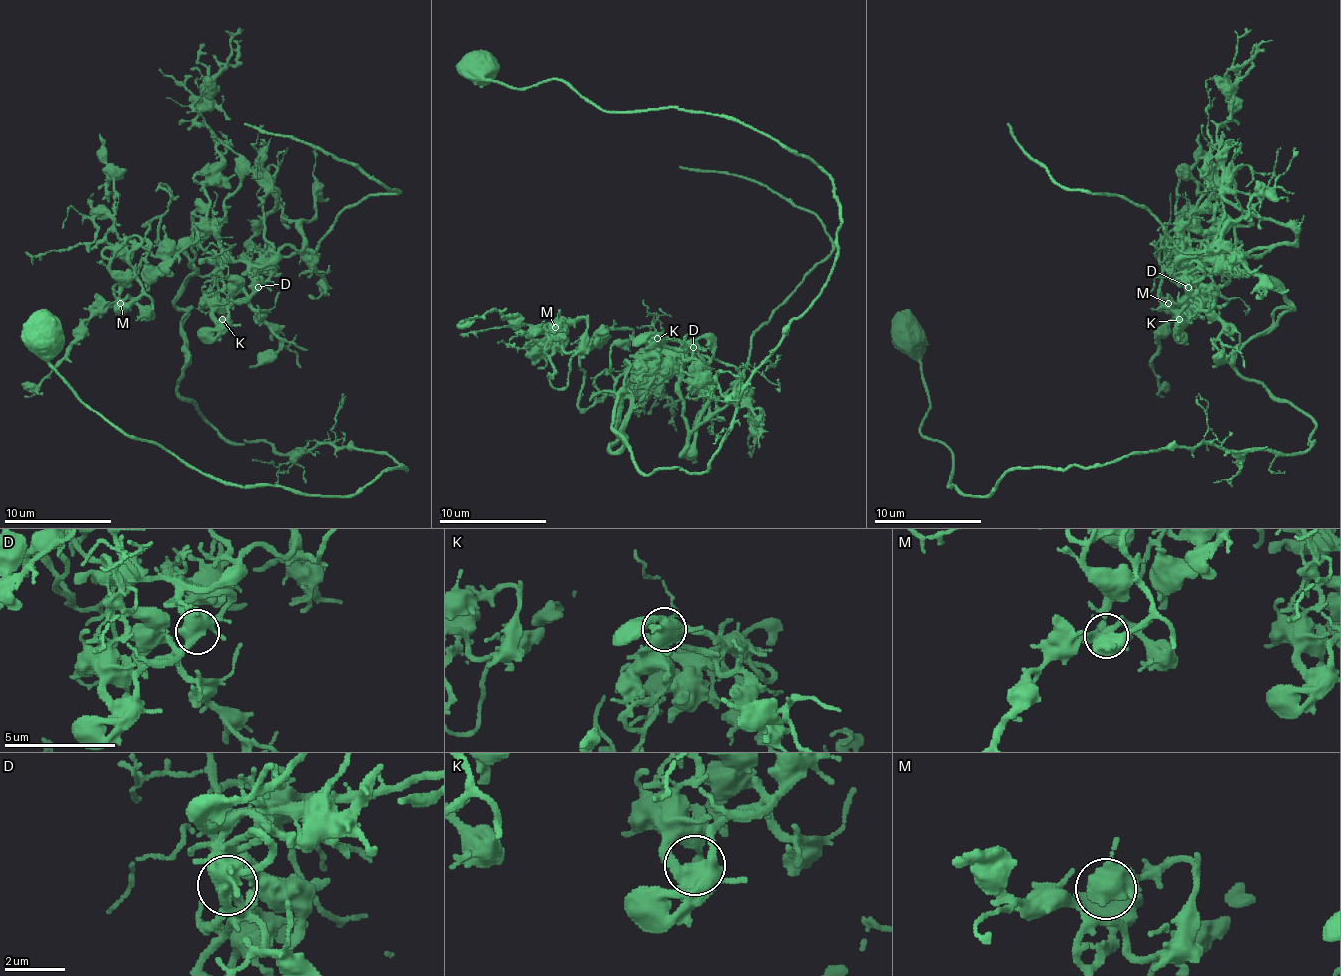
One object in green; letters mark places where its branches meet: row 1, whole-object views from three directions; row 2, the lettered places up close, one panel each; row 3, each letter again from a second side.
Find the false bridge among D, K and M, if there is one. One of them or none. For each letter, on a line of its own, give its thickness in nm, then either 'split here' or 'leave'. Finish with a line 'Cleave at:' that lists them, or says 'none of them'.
D: 480 nm | split here
K: 480 nm | leave
M: 460 nm | leave
Cleave at: D

